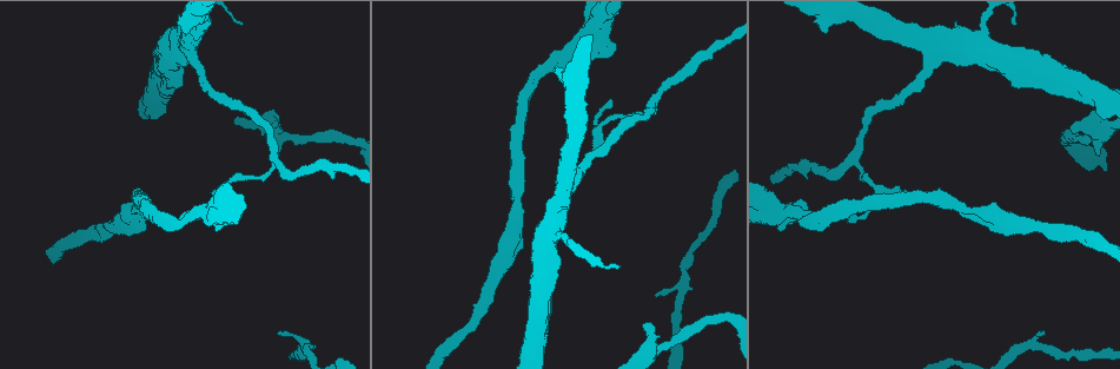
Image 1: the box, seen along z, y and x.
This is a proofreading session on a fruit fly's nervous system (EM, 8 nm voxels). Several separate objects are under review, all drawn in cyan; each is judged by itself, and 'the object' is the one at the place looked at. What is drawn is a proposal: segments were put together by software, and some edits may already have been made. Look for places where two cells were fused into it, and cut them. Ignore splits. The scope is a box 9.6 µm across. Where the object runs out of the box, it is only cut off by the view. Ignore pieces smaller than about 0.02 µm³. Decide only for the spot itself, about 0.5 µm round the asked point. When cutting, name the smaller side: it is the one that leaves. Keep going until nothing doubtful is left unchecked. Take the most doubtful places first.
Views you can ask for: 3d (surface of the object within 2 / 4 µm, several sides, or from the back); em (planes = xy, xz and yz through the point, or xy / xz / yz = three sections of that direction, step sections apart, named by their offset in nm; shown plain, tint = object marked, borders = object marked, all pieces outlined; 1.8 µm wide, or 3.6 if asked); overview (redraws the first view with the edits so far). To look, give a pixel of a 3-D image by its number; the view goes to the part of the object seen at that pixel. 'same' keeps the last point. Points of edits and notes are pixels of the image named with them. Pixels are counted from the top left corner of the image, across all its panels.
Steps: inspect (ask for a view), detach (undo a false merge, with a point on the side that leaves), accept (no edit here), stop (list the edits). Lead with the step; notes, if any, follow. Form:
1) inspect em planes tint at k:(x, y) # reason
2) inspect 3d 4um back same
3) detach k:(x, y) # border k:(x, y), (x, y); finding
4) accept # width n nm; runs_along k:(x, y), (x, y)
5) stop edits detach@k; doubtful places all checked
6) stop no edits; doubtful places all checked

inspect 3d 4um back at 1:(782, 210) # three-way junction

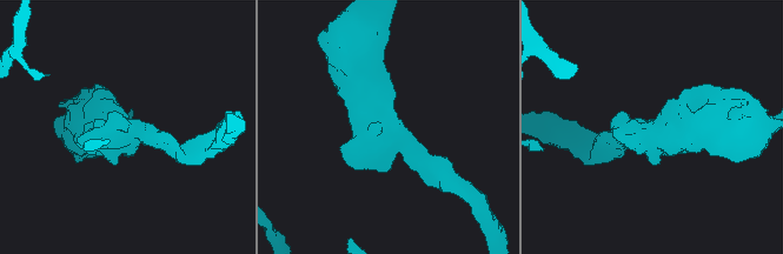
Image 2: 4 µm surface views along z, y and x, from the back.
inspect em 3.6um xy step 8 tint at 2:(390, 135) # shape alone is not enough

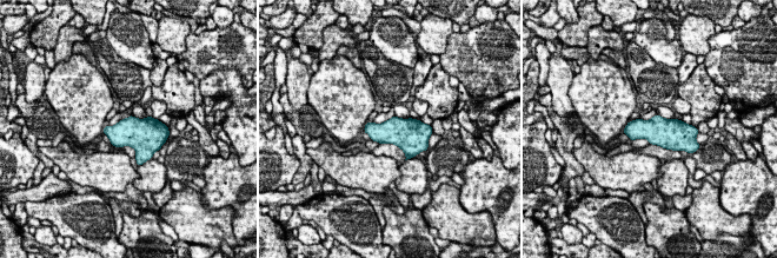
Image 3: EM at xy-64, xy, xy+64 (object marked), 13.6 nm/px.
accept # continuous, no second cell

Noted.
inspect em planes tint at 1:(820, 224) # a narrow waist

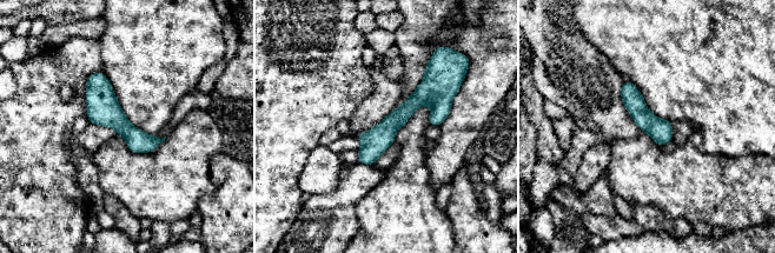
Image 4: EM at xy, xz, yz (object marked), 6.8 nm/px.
accept # width 160 nm; one cell here

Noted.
inspect 3d 2um at 1:(649, 351) # sharp bend

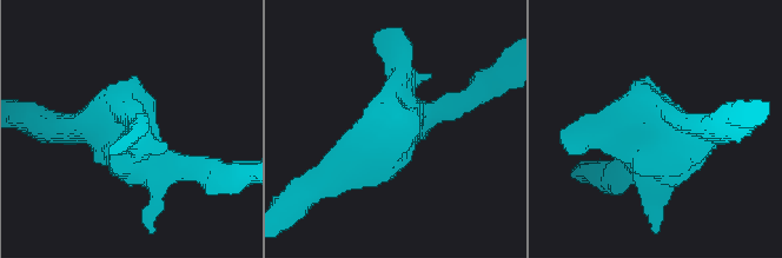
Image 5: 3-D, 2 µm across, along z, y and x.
inspect em xy step 16 tint at 5:(398, 128) # shape alone is not enough

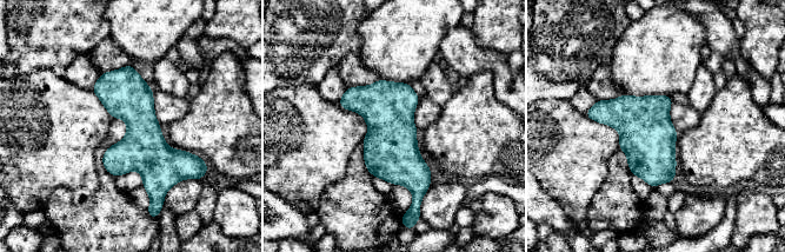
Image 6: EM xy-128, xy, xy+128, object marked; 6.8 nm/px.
inspect em planes borders same

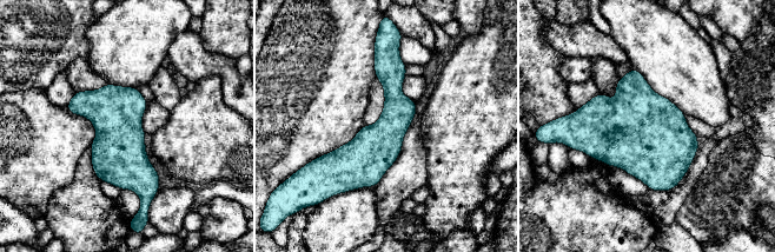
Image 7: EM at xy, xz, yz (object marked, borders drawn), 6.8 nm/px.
accept # runs_along 7:(381, 59), (392, 125), (346, 187); continuous, no second cell

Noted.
stop no edits; doubtful places all checked

